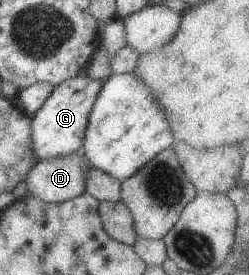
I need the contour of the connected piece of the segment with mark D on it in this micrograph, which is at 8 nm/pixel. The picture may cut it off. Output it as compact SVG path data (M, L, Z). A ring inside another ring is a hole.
M82 150L68 154L68 156L56 156L56 158L44 158L44 160L36 161L34 168L28 172L25 184L28 196L40 198L46 204L56 204L64 200L74 198L84 193L84 174L86 170L92 169L88 164L86 156Z

